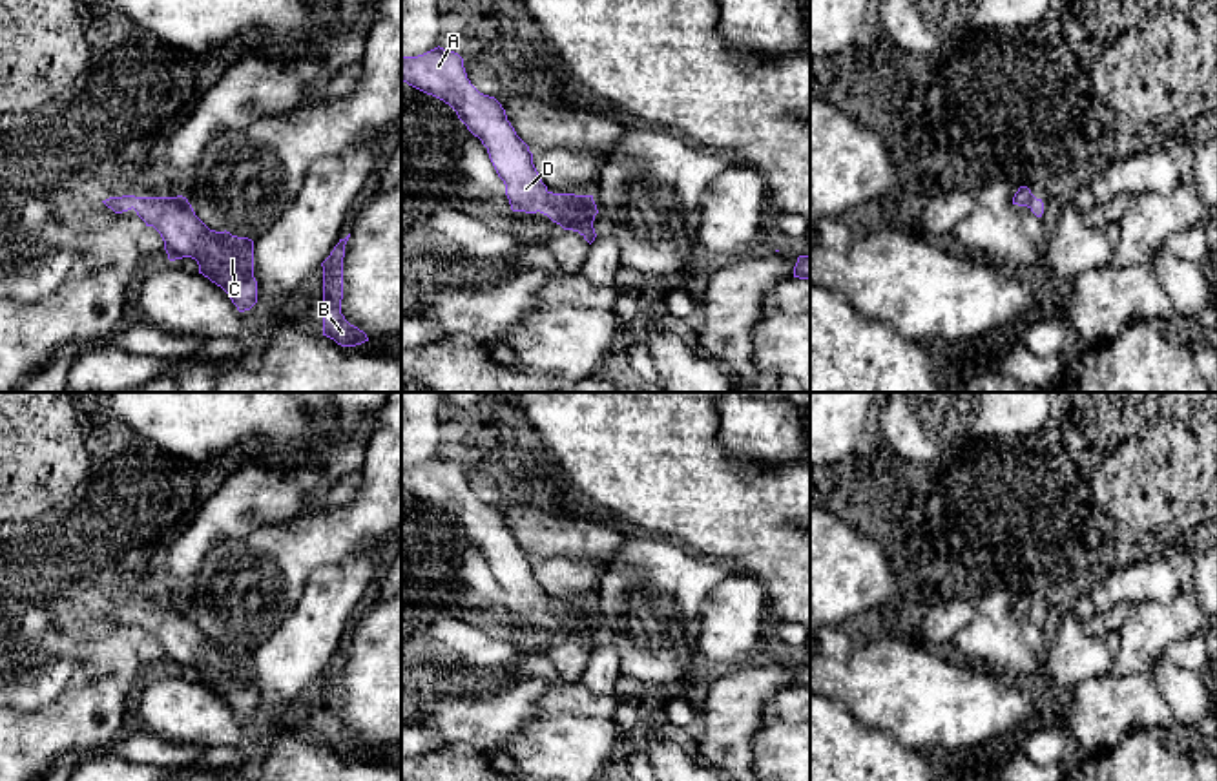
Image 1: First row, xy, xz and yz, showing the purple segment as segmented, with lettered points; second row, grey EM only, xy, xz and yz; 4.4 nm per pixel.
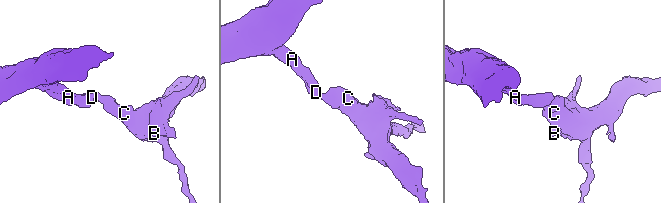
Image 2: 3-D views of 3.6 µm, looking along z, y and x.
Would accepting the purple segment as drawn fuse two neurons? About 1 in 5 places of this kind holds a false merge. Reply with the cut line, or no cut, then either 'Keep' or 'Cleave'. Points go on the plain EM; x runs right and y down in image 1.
No split. Keep

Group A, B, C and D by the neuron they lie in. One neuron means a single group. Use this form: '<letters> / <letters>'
A B C D

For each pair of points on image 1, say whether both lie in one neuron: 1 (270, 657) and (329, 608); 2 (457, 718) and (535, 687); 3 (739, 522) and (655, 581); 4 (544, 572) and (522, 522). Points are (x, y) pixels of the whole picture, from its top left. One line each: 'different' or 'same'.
1: same
2: same
3: different
4: different

